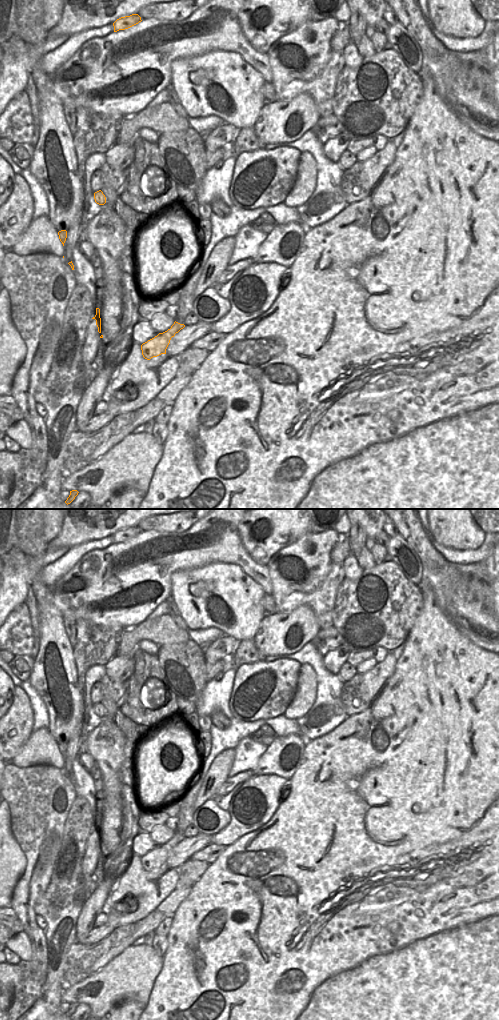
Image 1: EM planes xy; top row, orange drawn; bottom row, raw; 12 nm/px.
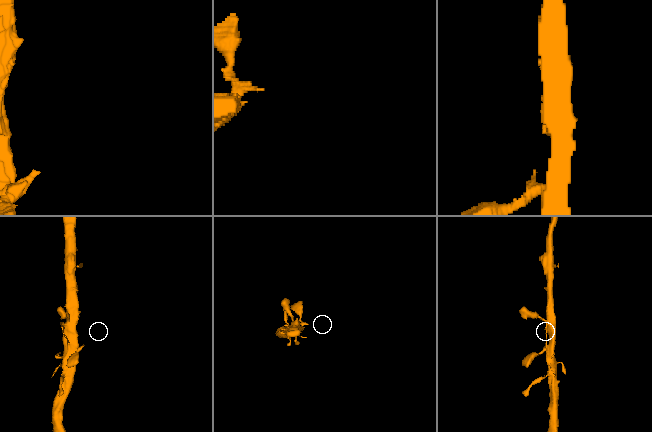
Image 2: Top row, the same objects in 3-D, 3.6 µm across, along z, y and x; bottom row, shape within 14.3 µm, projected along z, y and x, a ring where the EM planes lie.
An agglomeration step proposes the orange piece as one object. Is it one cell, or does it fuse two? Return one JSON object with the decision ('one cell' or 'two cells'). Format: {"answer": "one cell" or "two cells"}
{"answer": "one cell"}

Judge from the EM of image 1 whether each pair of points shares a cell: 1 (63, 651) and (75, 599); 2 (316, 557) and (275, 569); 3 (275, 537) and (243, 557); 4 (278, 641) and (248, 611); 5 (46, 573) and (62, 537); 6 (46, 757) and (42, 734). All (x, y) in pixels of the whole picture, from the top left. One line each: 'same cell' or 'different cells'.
1: different cells
2: same cell
3: different cells
4: different cells
5: different cells
6: same cell

